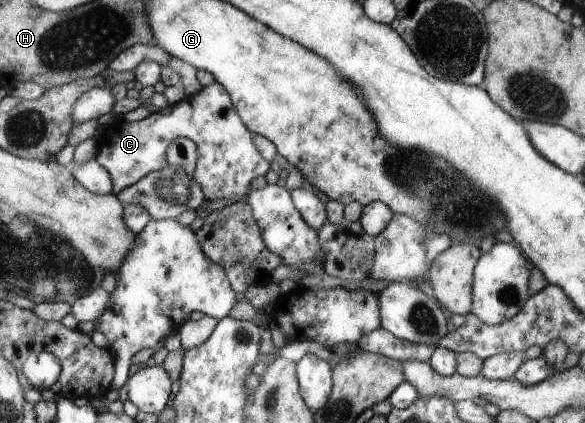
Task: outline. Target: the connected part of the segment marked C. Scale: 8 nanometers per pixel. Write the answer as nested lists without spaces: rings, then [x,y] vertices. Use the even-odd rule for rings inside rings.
[[[215,81],[175,106],[168,105],[163,111],[152,111],[143,120],[114,121],[106,137],[99,140],[95,157],[110,174],[113,183],[111,193],[117,196],[148,173],[164,169],[168,146],[178,138],[191,139],[197,145],[195,178],[206,202],[230,199],[233,195],[237,195],[238,200],[247,201],[254,177],[262,177],[270,169],[270,163],[254,147],[252,132],[237,113],[230,94]]]

